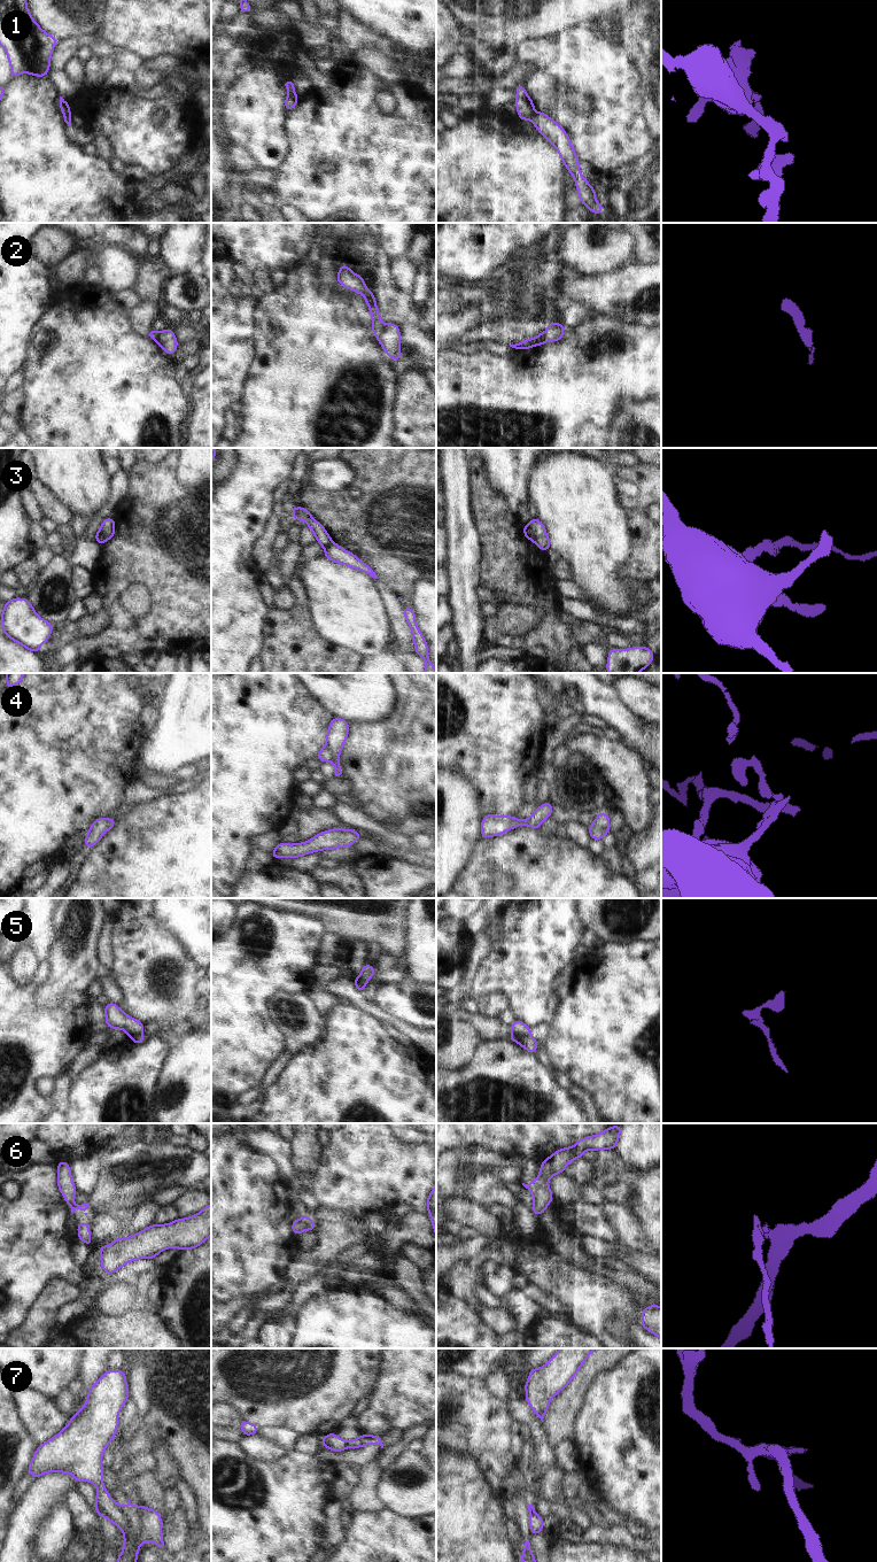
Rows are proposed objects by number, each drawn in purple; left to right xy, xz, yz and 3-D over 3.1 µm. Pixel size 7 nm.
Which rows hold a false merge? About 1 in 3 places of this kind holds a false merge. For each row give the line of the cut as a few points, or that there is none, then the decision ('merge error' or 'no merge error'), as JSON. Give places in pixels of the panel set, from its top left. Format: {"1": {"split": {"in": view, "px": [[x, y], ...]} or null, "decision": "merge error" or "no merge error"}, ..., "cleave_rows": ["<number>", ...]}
{"1": {"split": {"in": "yz", "px": [[534, 111], [530, 117]]}, "decision": "merge error"}, "2": {"split": {"in": "xz", "px": [[383, 325], [383, 330], [378, 338]]}, "decision": "merge error"}, "3": {"split": {"in": "yz", "px": [[526, 525], [530, 530], [534, 541]]}, "decision": "merge error"}, "4": {"split": null, "decision": "no merge error"}, "5": {"split": {"in": "yz", "px": [[512, 1033], [529, 1035]]}, "decision": "merge error"}, "6": {"split": null, "decision": "no merge error"}, "7": {"split": {"in": "xy", "px": [[118, 1506], [126, 1521], [126, 1535], [124, 1537]]}, "decision": "merge error"}, "cleave_rows": ["1", "2", "3", "5", "7"]}

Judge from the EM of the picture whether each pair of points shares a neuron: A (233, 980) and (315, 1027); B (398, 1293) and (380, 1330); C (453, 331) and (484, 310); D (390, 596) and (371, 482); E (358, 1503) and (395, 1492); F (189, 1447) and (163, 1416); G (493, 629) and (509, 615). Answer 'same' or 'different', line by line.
A: different
B: different
C: same
D: different
E: different
F: same
G: same

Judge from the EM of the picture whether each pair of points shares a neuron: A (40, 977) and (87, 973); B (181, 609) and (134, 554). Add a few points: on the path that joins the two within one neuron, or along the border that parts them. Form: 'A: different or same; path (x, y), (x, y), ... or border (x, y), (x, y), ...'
A: different; border (47, 961), (48, 976), (38, 992), (38, 1002)
B: same; path (176, 595), (148, 567)

